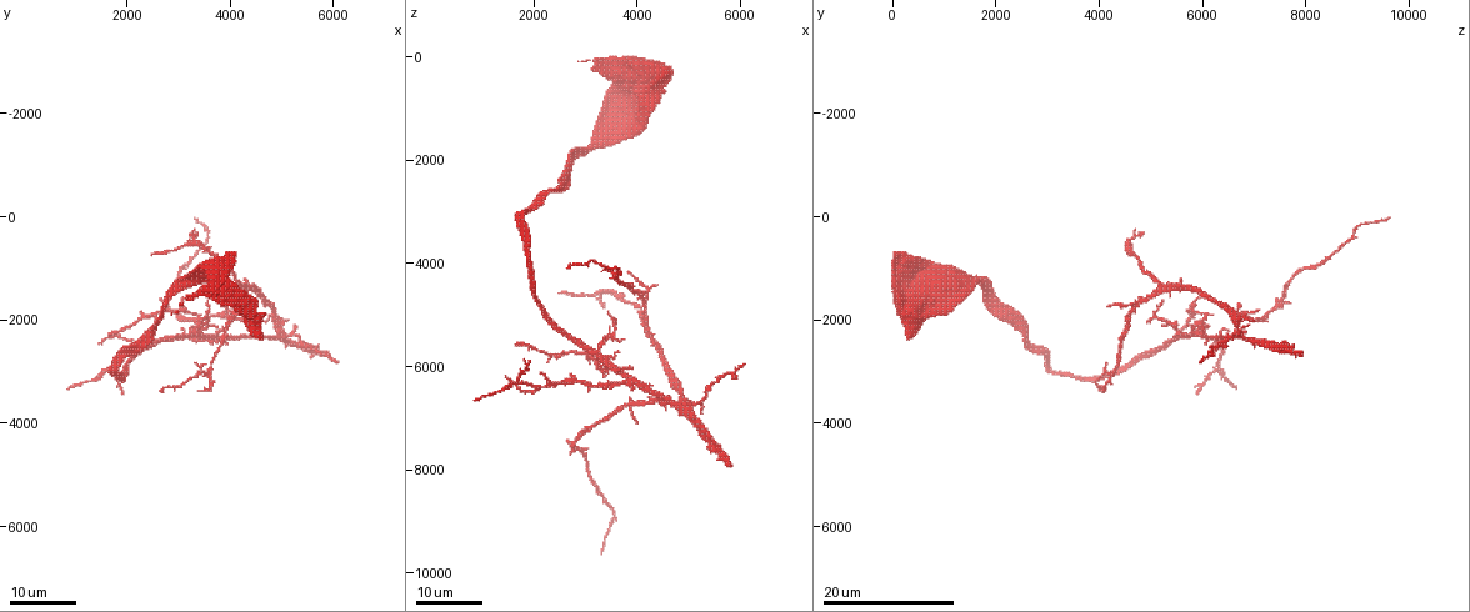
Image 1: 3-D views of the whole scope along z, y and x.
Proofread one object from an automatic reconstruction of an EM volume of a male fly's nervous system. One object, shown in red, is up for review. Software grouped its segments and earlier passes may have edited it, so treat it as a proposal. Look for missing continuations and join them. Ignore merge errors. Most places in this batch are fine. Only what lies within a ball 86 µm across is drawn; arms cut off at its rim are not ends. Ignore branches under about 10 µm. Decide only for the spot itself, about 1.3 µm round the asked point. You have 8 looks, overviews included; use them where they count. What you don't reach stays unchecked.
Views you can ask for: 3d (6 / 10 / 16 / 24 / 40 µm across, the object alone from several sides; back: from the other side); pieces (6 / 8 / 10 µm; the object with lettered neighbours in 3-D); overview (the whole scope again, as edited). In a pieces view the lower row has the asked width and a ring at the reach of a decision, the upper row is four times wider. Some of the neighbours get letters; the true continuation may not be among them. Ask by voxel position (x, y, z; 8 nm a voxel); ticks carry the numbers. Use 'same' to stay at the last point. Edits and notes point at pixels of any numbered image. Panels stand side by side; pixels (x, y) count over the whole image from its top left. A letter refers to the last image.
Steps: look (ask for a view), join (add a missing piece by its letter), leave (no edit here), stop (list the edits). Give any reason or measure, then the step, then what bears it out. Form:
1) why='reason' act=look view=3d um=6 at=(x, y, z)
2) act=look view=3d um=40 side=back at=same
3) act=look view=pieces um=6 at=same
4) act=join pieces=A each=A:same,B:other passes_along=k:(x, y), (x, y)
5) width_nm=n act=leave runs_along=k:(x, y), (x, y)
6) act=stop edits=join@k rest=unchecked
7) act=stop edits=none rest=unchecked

act=look view=3d um=24 at=(5850, 2600, 7900)

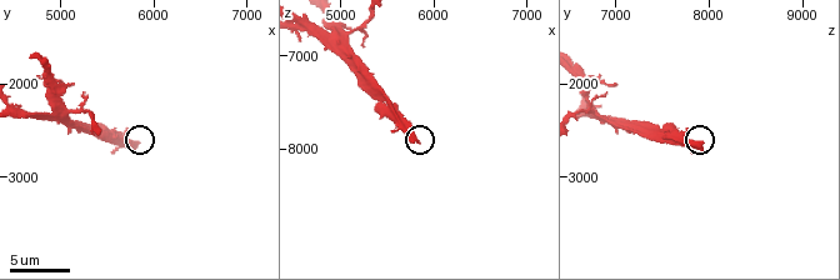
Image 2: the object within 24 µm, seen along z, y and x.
act=look view=pieces um=6 at=(5850, 2650, 7900)

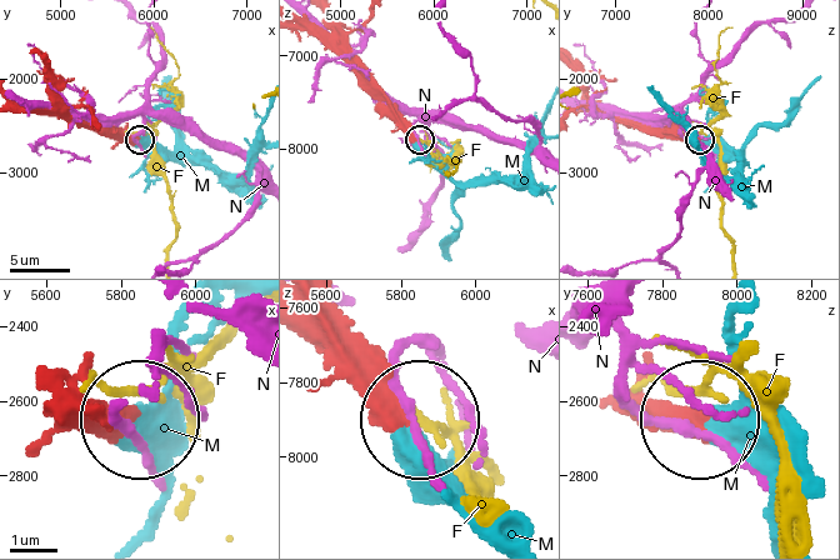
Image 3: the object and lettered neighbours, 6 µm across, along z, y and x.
width_nm=350 act=join pieces=M each=F:other,M:same,N:other passes_along=3:(65, 400), (125, 428), (173, 428) found='the neuron continues'

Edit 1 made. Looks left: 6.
why='long arm stops here' act=look view=3d um=24 at=(1700, 2300, 5550)

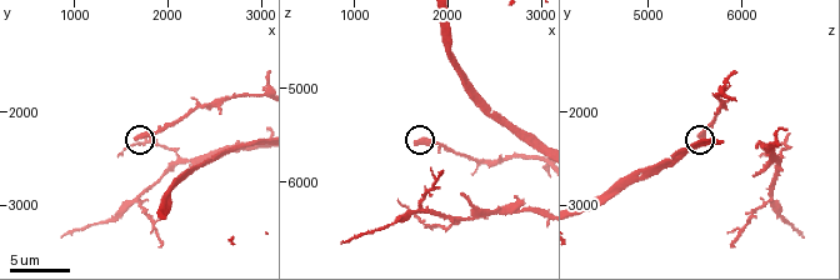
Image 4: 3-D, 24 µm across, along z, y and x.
act=look view=pieces um=10 at=(1700, 2300, 5550)

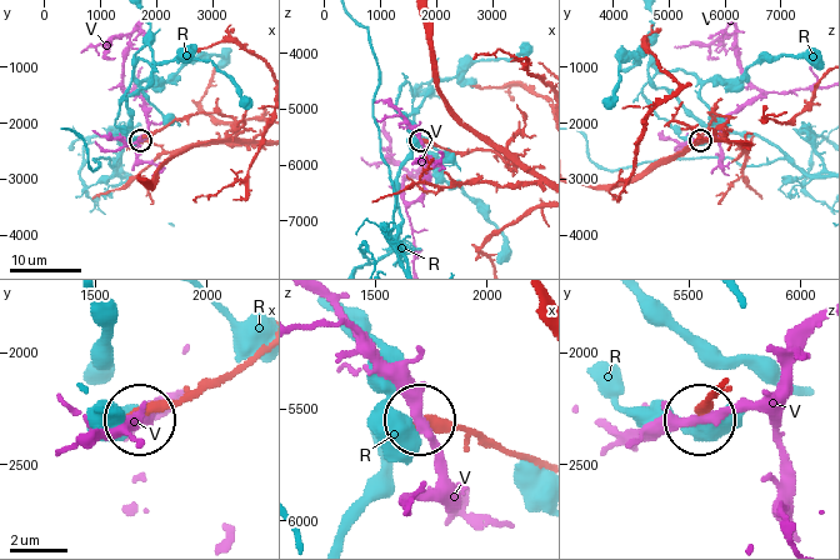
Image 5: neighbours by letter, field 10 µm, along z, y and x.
act=leave each=R:other,V:other runs_along=5:(538, 464), (425, 419) found='none of them fits'

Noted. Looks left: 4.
why='end of a long branch' act=look view=3d um=16 at=(2500, 750, 4600)

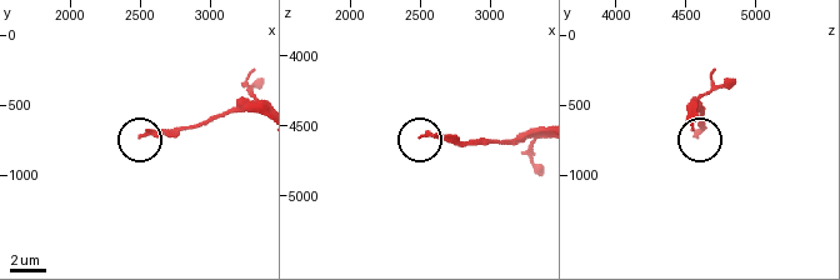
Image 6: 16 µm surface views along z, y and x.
act=look view=pieces um=10 at=(2500, 740, 4560)

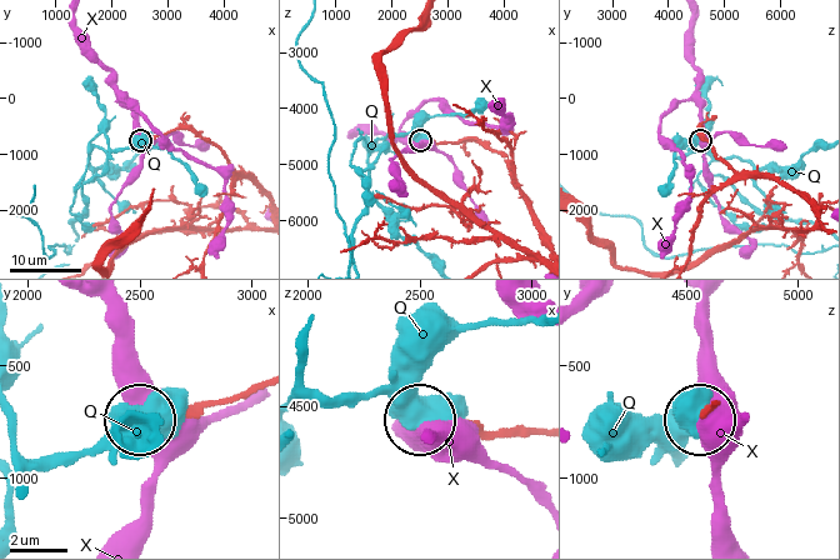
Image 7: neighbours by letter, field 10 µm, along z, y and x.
act=leave each=Q:other,X:other found='no lettered piece goes on from it'

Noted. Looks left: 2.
why='thin end' act=look view=3d um=24 at=(3050, 1550, 5900)

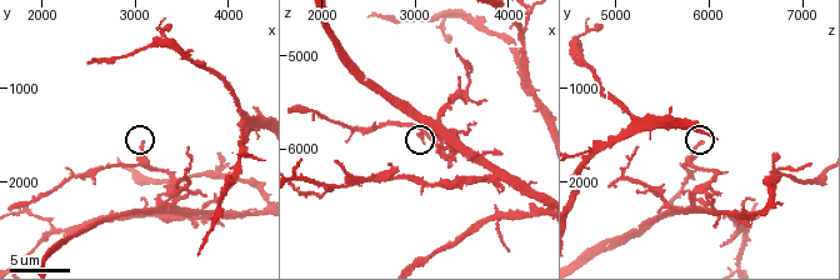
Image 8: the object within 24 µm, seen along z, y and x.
act=look view=pieces um=6 at=(3100, 1550, 5900)

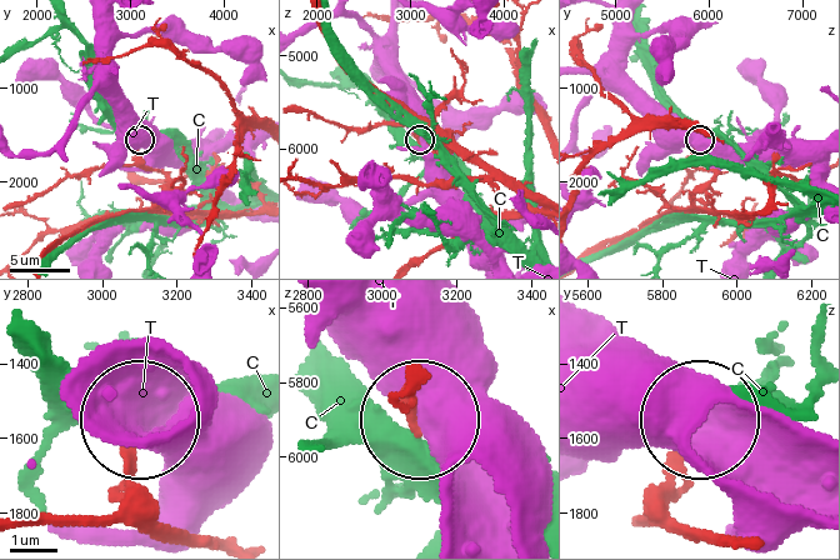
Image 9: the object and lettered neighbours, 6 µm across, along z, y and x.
act=leave each=C:other,T:other runs_along=9:(695, 535), (675, 516), (671, 468), (703, 424) found='none of them fits'

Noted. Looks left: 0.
act=stop edits=join@3 rest=unchecked

